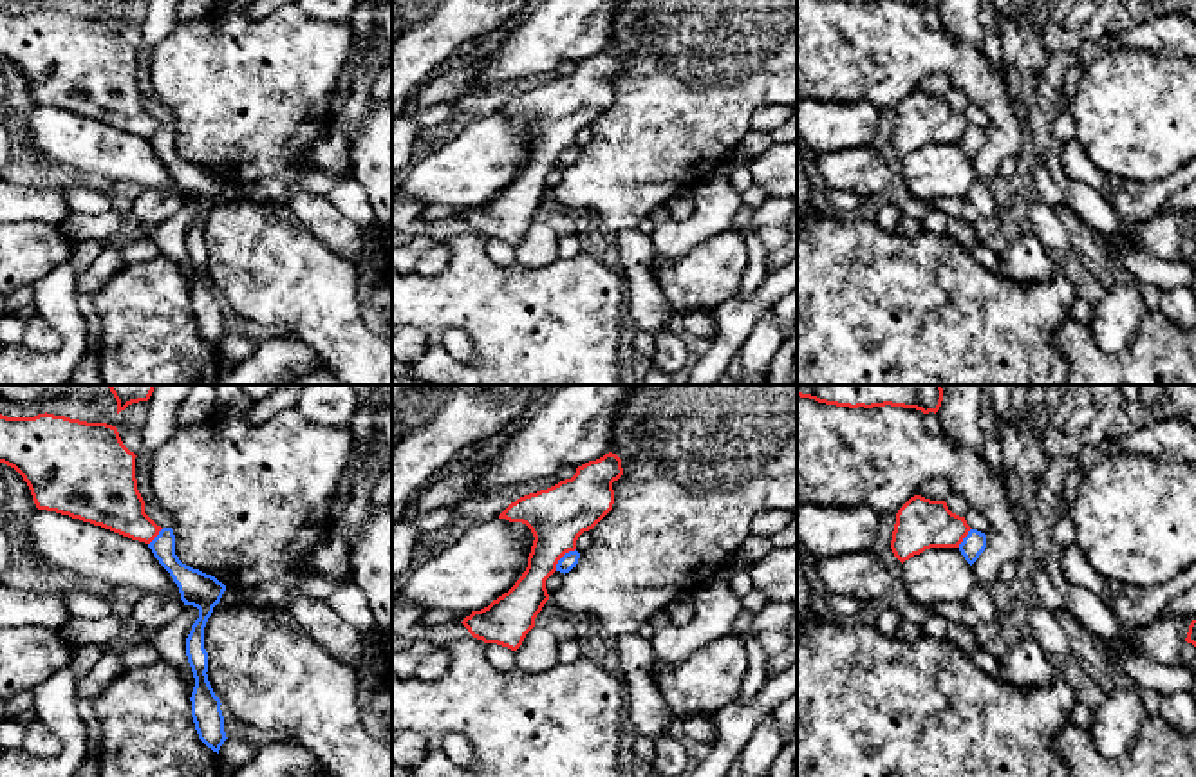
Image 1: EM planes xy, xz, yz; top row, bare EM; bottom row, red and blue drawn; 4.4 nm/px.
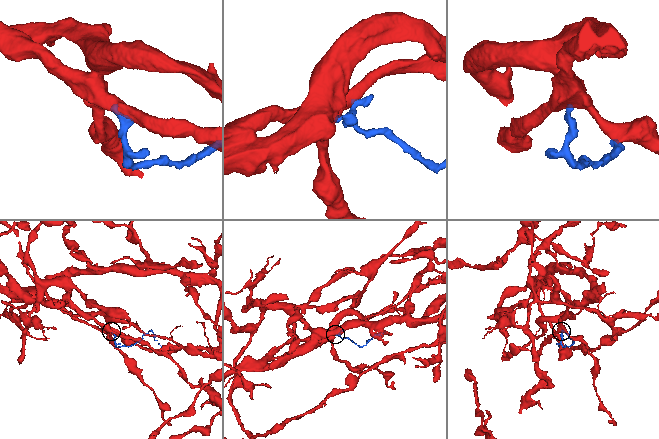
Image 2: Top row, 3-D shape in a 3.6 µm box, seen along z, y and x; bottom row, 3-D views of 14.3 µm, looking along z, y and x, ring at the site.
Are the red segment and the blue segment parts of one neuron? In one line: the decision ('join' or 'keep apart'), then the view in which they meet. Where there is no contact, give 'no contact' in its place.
keep apart | xz

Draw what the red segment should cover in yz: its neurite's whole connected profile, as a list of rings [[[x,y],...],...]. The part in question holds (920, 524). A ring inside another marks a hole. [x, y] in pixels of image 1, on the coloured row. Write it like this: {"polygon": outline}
{"polygon": [[[914,495],[896,513],[891,549],[903,564],[930,548],[959,548],[970,529],[945,501]]]}

